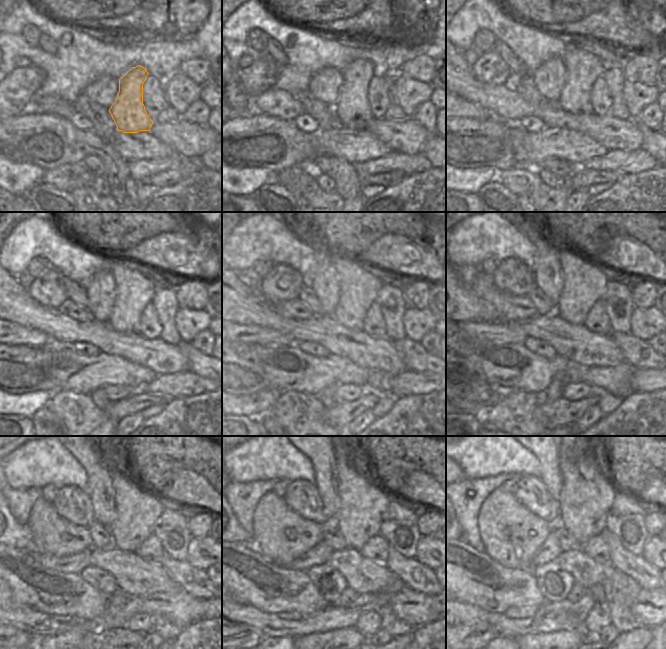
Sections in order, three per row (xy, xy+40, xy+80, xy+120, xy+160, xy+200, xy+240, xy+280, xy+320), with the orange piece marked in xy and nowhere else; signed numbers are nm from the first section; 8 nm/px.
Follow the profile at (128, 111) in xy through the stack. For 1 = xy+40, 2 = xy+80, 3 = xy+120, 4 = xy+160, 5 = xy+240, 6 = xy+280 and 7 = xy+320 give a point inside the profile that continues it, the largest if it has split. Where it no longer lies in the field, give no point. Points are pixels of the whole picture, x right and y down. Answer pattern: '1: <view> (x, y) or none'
1: xy+40 (352, 110)
2: xy+80 (583, 68)
3: xy+120 (133, 290)
4: xy+160 (358, 288)
5: xy+240 (137, 506)
6: xy+280 (364, 497)
7: xy+320 (587, 492)

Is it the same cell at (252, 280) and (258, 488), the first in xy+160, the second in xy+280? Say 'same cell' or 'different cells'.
different cells

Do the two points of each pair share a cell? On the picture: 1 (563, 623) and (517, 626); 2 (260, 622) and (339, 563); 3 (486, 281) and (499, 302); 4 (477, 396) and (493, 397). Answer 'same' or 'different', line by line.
1: same
2: different
3: same
4: same

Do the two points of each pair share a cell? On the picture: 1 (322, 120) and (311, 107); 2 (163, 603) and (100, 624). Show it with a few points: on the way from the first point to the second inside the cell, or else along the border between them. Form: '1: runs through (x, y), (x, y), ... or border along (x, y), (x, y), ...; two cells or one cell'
1: runs through (321, 117), (314, 110); one cell
2: runs through (147, 604), (134, 605), (116, 621); one cell

